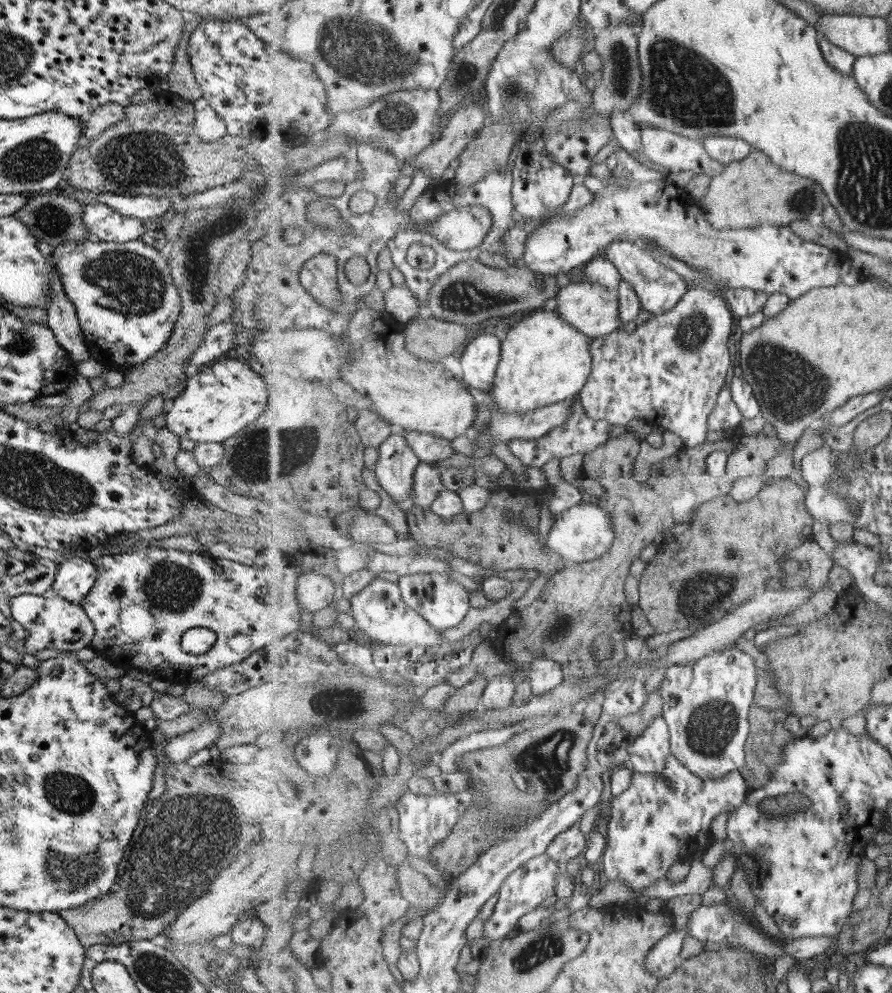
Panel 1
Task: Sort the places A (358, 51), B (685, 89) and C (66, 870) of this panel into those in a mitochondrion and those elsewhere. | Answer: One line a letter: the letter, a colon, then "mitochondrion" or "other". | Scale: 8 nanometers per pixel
A: mitochondrion
B: mitochondrion
C: mitochondrion

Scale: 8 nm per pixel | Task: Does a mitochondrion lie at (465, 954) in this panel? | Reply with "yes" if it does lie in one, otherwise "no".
no

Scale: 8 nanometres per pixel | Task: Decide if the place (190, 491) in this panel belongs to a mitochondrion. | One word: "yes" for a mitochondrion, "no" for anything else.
no

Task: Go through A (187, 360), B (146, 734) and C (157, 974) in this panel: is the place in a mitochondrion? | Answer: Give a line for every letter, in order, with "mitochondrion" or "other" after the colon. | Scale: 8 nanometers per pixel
A: other
B: other
C: mitochondrion

